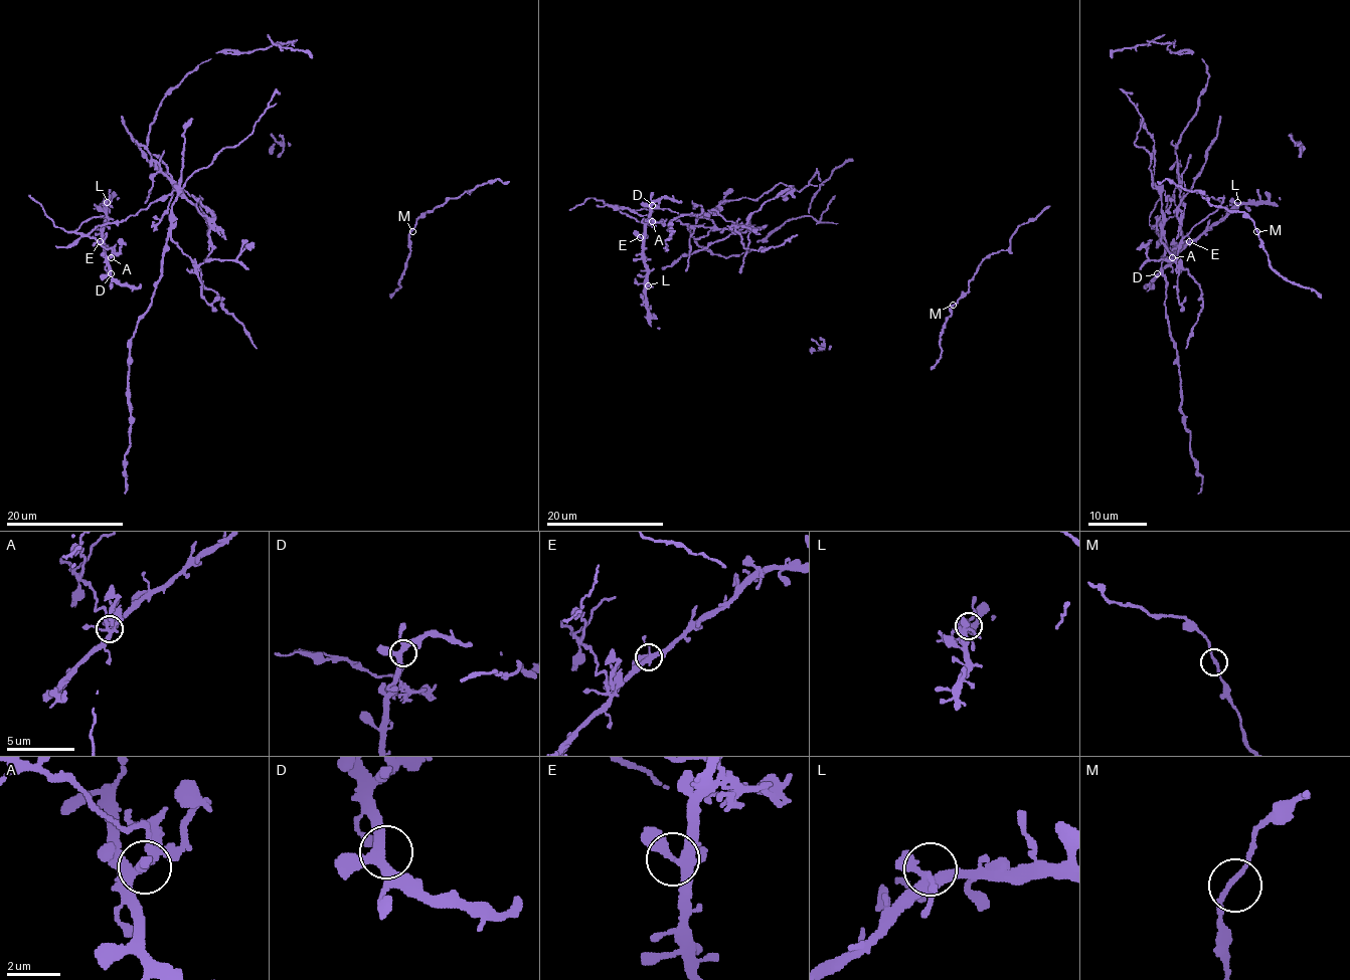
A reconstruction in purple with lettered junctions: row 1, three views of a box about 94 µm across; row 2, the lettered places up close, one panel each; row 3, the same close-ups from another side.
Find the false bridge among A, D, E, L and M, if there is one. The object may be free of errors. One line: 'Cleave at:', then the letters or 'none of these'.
Cleave at: A

